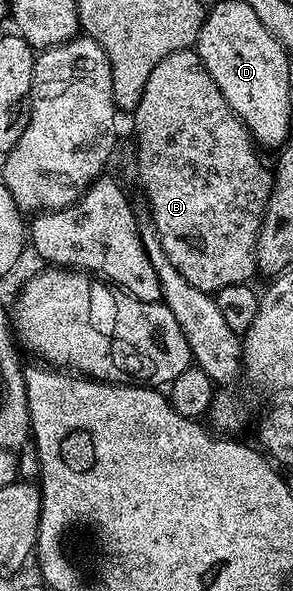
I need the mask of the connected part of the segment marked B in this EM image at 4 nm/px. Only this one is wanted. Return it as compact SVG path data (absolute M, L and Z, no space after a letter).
M177 50L177 54L169 54L169 58L161 58L153 66L133 119L135 144L139 147L135 152L139 184L151 207L150 223L161 238L165 254L169 254L169 262L181 270L185 282L202 292L214 294L225 286L248 283L257 272L255 247L263 211L275 185L275 173L259 157L260 149L251 131L233 114L229 102L225 102L225 94L217 90L217 82L205 70L198 51Z

